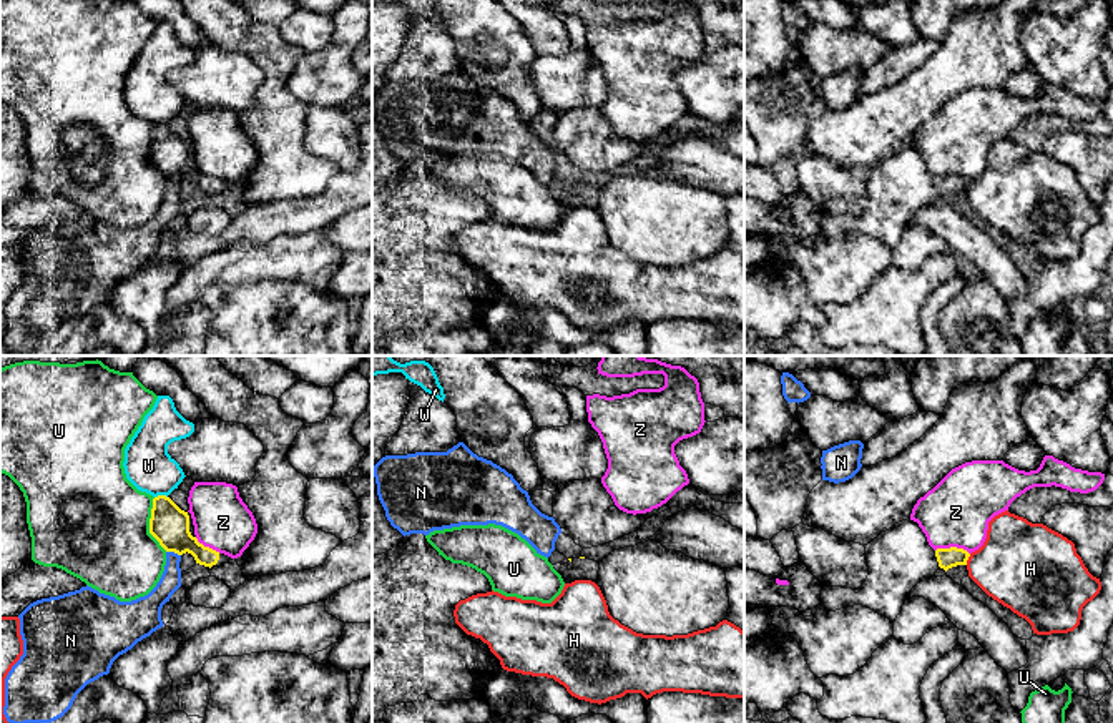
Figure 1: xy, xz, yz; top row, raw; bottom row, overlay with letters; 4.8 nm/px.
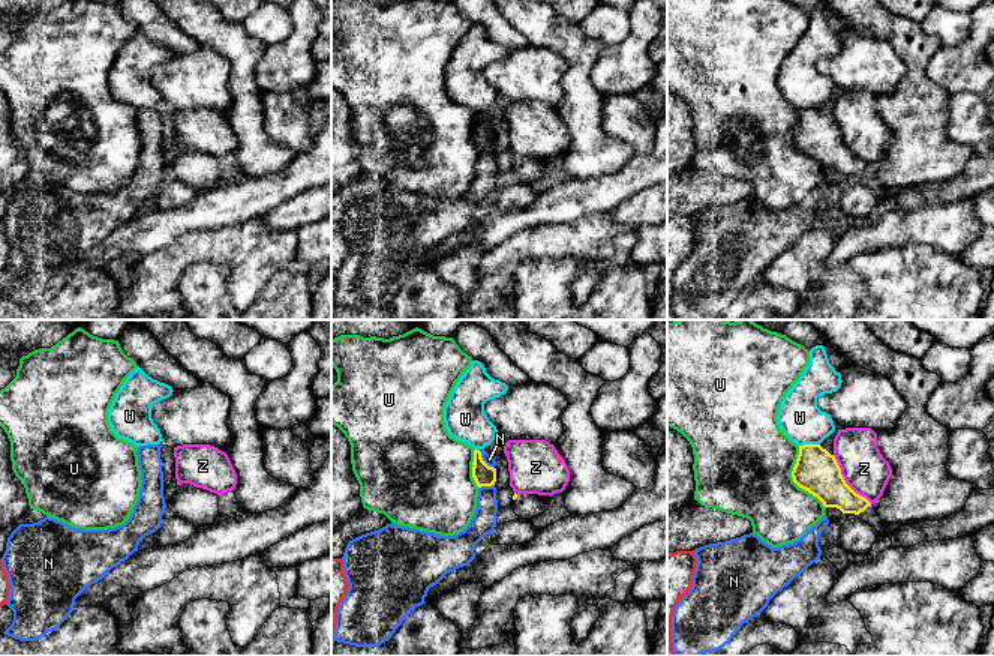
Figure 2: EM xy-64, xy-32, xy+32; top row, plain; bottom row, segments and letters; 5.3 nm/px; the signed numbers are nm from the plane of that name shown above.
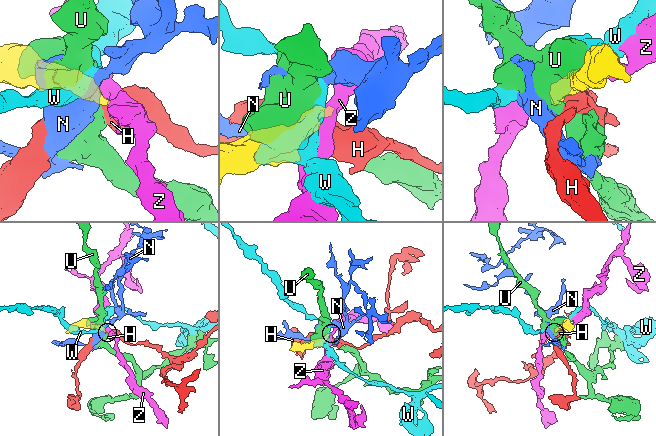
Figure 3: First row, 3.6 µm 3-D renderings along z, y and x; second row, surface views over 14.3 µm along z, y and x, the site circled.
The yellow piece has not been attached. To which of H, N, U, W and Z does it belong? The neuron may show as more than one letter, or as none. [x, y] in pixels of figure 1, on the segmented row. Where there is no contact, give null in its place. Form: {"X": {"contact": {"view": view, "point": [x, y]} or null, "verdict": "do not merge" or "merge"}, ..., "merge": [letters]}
{"H": {"contact": {"view": "yz", "point": [967, 559]}, "verdict": "do not merge"}, "N": {"contact": {"view": "xy", "point": [173, 550]}, "verdict": "do not merge"}, "U": {"contact": {"view": "xy", "point": [150, 524]}, "verdict": "do not merge"}, "W": {"contact": {"view": "xy", "point": [160, 496]}, "verdict": "do not merge"}, "Z": {"contact": {"view": "yz", "point": [952, 547]}, "verdict": "do not merge"}, "merge": []}

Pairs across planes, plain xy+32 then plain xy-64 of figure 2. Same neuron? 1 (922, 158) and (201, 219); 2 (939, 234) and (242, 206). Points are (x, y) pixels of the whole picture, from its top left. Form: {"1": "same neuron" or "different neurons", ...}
{"1": "different neurons", "2": "different neurons"}

